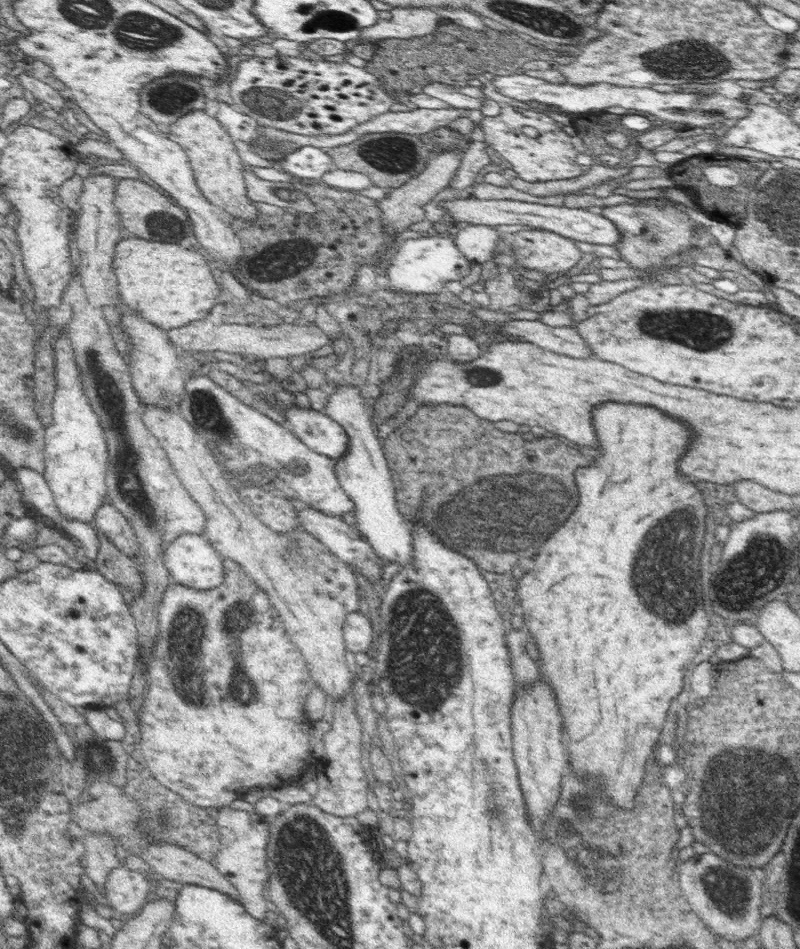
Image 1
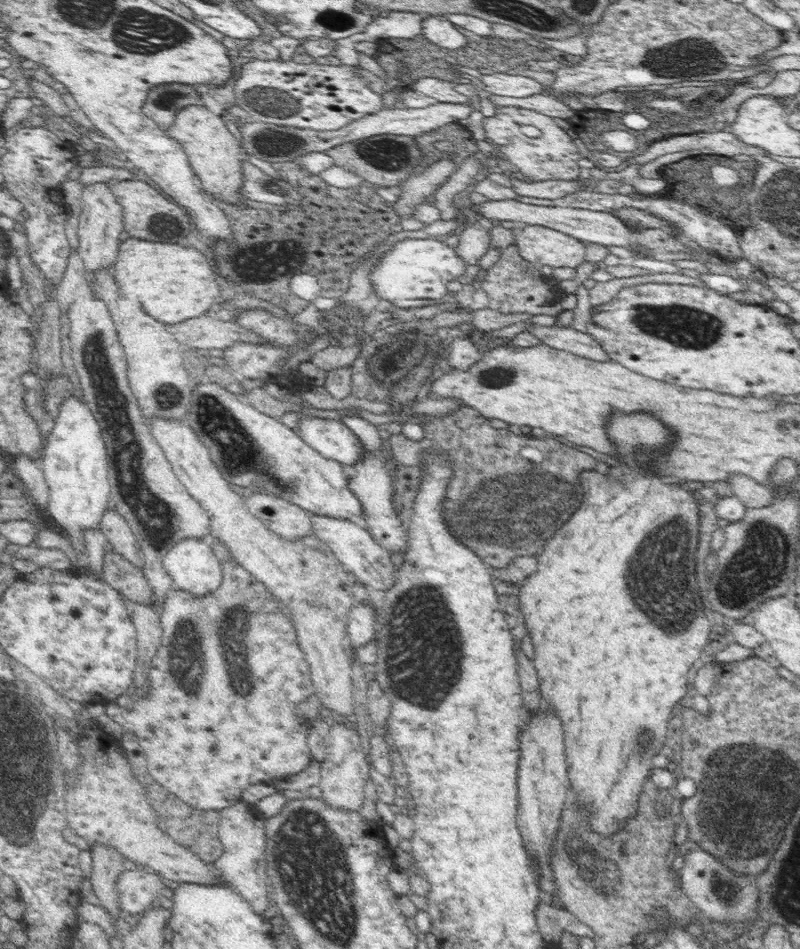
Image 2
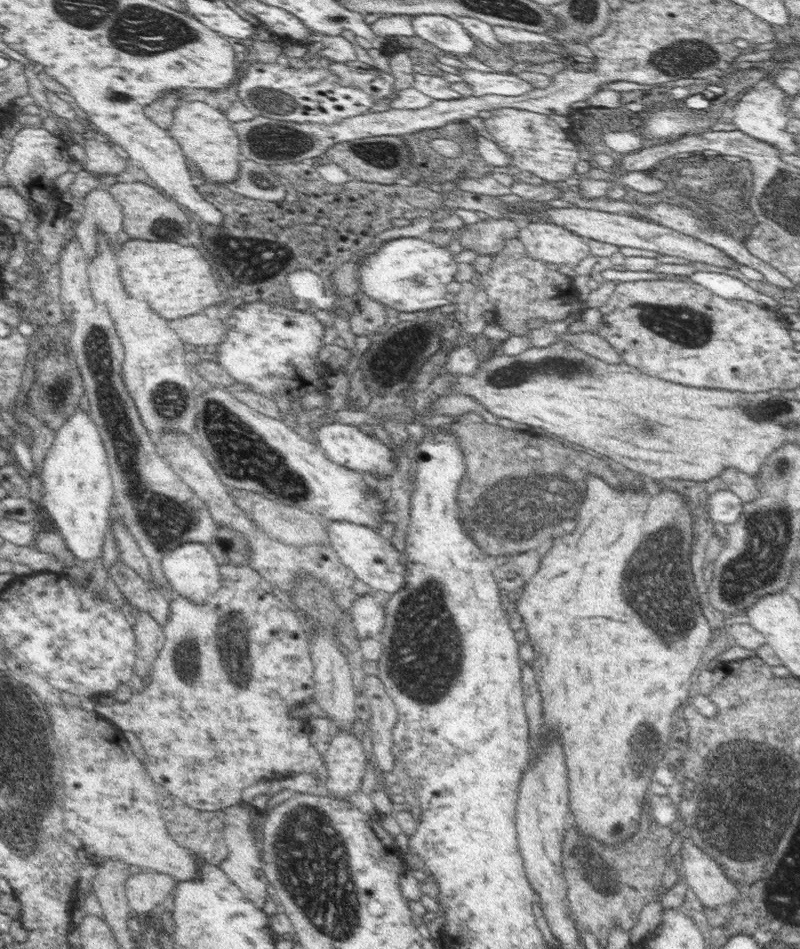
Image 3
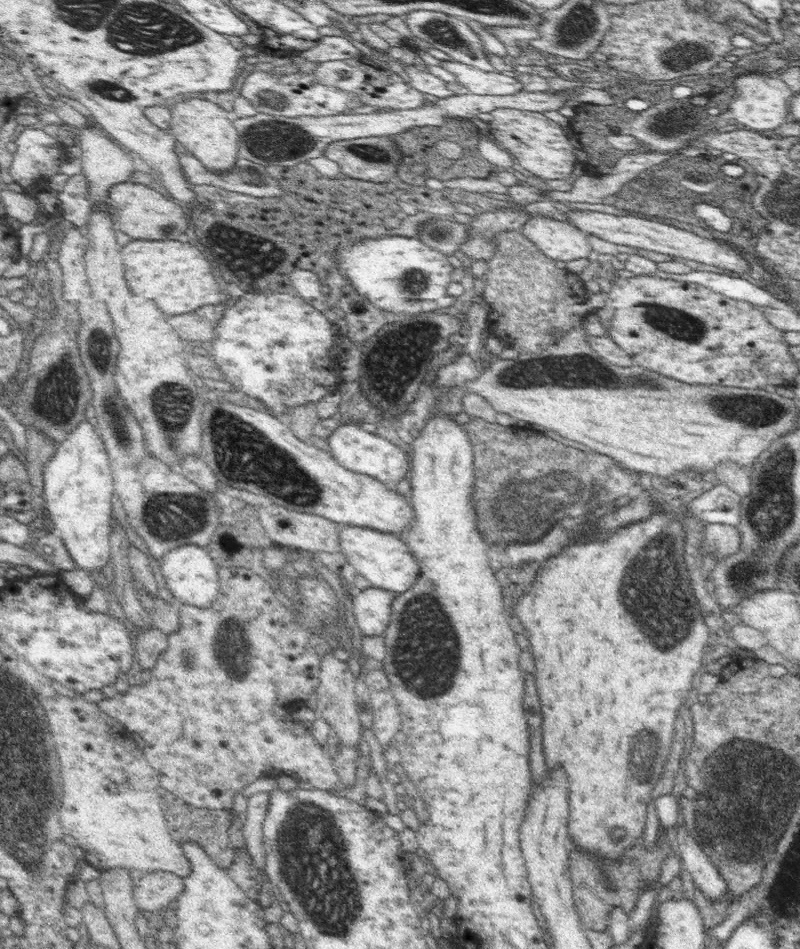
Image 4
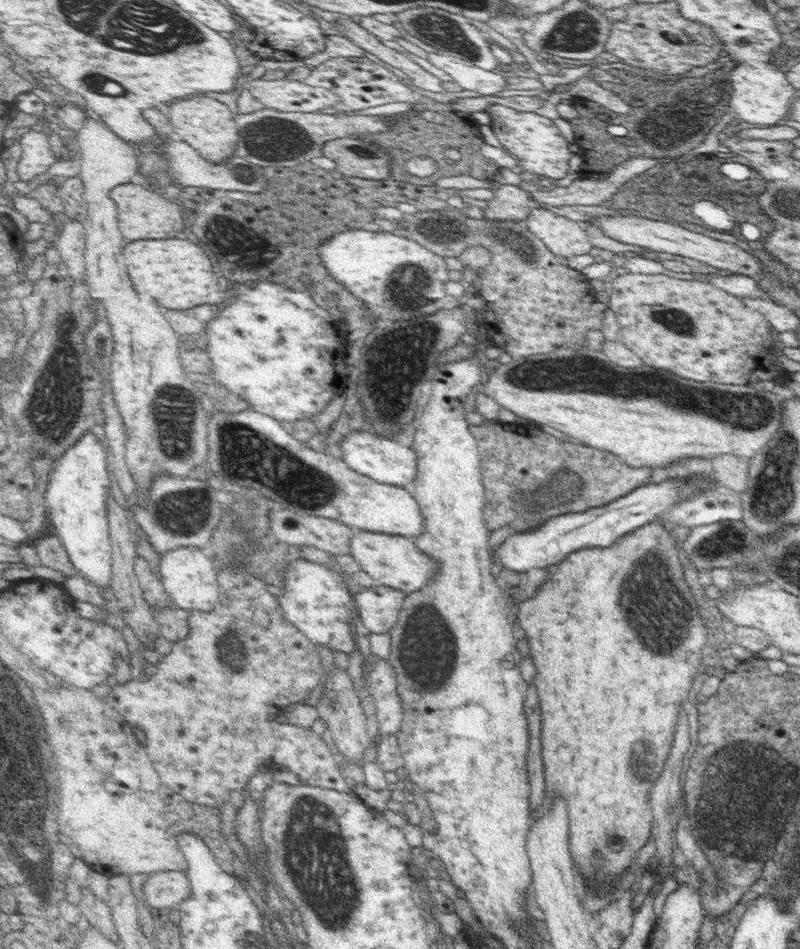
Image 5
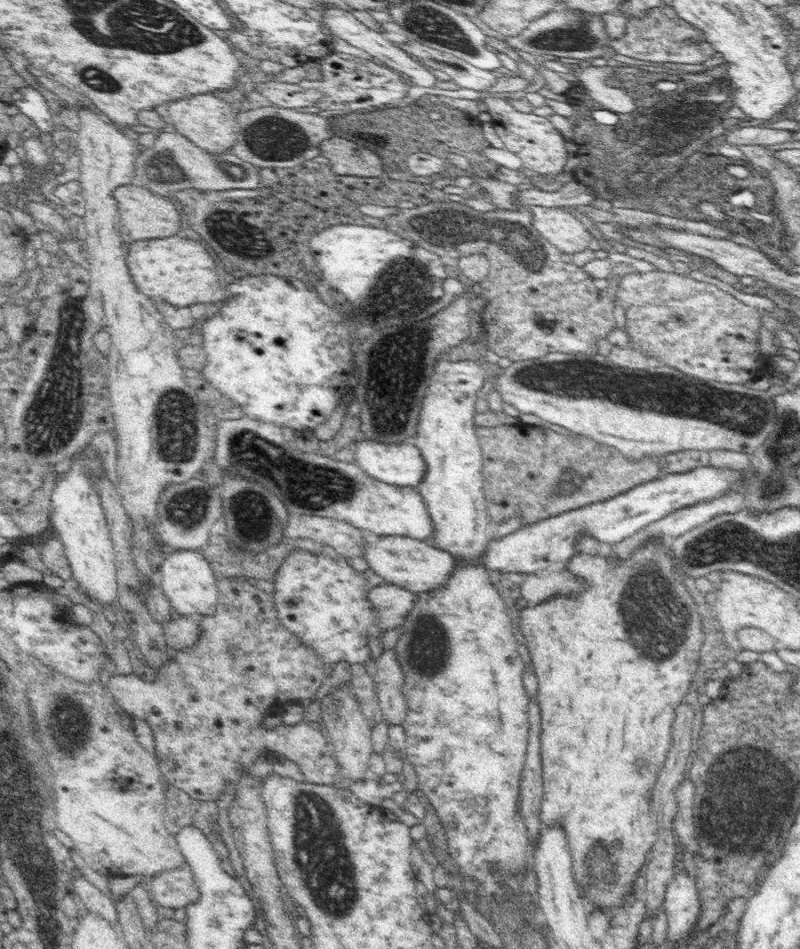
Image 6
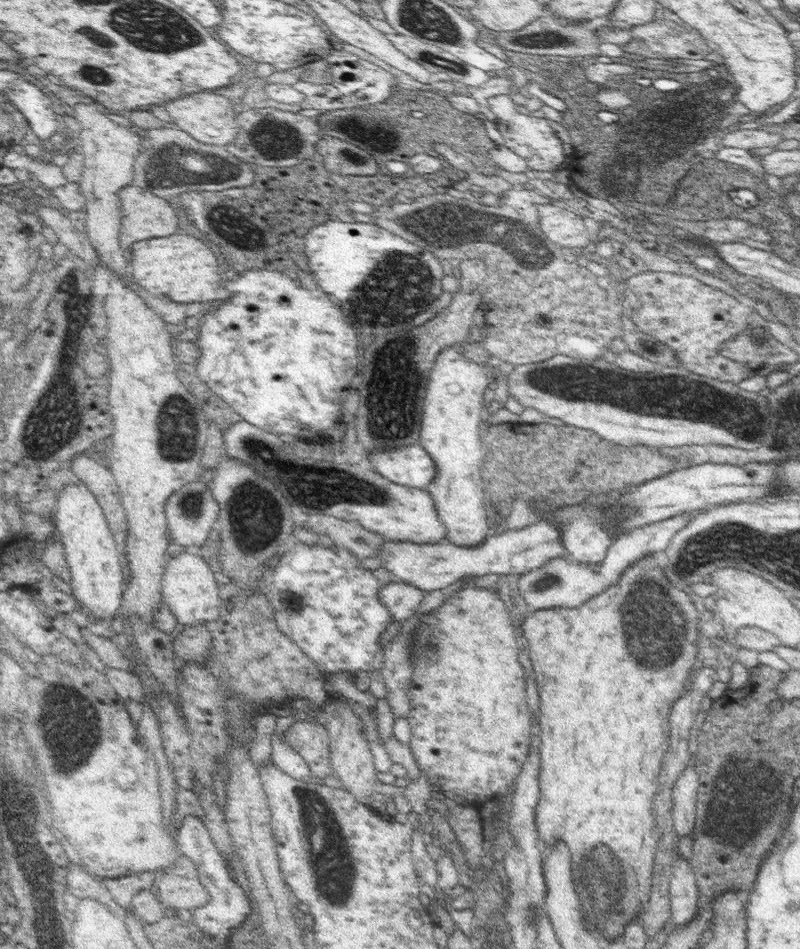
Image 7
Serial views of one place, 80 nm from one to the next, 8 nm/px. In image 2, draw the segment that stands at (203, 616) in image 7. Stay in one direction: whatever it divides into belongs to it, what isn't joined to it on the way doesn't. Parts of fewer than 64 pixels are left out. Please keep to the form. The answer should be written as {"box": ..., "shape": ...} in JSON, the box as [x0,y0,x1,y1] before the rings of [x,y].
{"box":[161,538,223,596],"shape":[[[184,538],[176,542],[161,559],[164,570],[173,580],[177,590],[189,592],[190,595],[204,596],[215,591],[223,582],[221,562],[216,558],[210,541],[204,538]]]}

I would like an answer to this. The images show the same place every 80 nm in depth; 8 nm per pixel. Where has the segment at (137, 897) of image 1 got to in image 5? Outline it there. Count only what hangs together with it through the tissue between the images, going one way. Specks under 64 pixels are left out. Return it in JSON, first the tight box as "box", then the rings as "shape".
{"box":[142,871,190,908],"shape":[[[182,871],[153,872],[142,884],[142,899],[150,908],[177,908],[190,894],[190,881]]]}

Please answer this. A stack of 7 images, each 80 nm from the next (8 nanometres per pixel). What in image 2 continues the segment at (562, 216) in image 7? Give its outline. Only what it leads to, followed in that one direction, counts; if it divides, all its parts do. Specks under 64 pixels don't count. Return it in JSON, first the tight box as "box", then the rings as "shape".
{"box":[514,225,585,269],"shape":[[[526,225],[523,231],[516,231],[514,244],[522,258],[536,266],[568,266],[575,269],[585,265],[585,244],[568,234],[542,225]]]}

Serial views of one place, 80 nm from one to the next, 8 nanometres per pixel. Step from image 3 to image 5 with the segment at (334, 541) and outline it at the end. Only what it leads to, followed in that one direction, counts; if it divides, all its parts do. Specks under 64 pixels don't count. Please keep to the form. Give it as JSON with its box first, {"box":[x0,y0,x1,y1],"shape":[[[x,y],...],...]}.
{"box":[350,530,438,593],"shape":[[[355,530],[350,538],[350,555],[360,569],[371,576],[374,585],[384,585],[405,593],[426,586],[432,574],[438,570],[438,560],[420,551],[411,538],[405,536]]]}

